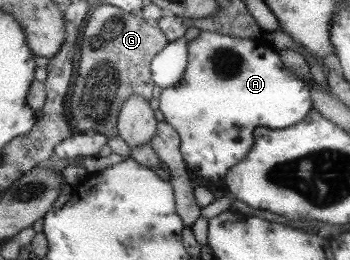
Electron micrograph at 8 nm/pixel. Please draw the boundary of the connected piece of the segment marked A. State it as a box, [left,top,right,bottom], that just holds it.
[159,30,312,187]

